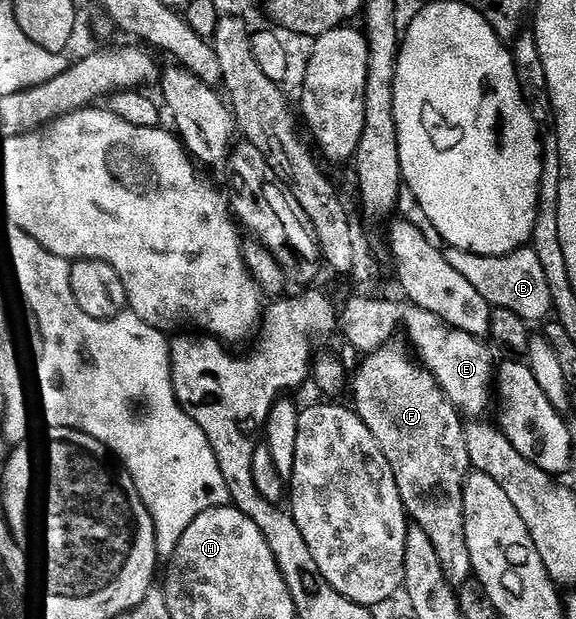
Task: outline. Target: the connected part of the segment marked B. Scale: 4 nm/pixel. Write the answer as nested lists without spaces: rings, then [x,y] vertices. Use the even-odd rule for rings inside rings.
[[[523,247],[499,257],[476,255],[472,251],[451,248],[447,248],[445,254],[453,269],[463,279],[468,279],[468,283],[472,283],[472,287],[476,287],[476,291],[480,291],[480,295],[484,295],[486,302],[494,309],[516,311],[516,315],[520,315],[520,319],[527,323],[545,322],[551,316],[554,308],[552,291],[533,247]]]

